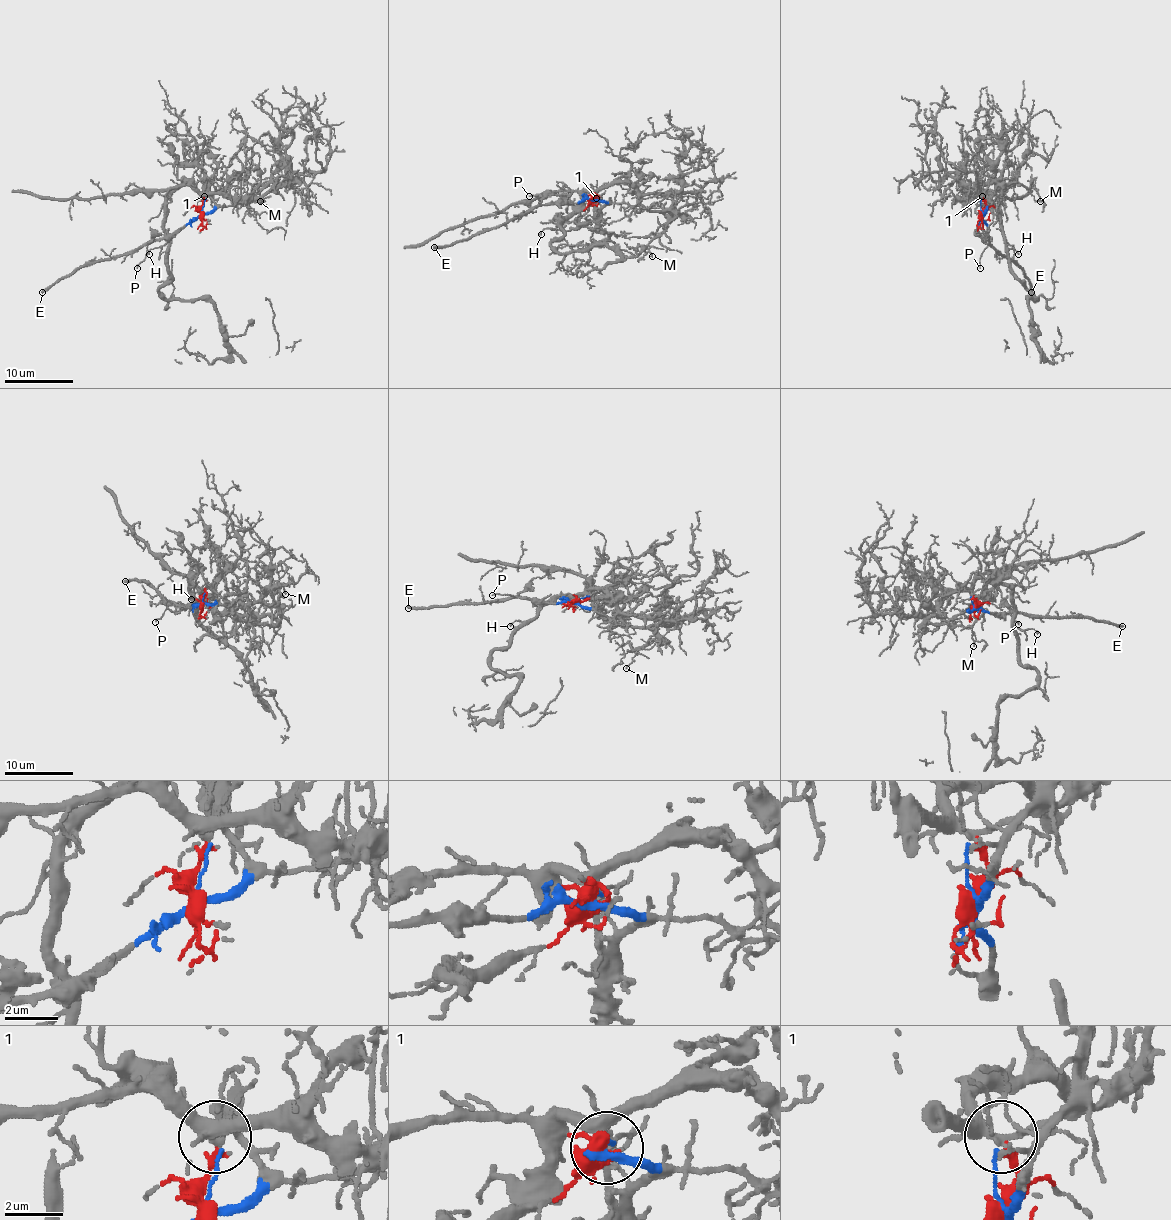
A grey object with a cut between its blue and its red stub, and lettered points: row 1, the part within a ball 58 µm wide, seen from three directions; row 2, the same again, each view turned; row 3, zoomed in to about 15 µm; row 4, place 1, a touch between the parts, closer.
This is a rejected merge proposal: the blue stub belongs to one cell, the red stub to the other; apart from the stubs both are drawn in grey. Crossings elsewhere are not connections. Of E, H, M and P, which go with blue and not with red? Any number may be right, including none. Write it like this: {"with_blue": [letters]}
{"with_blue": ["E", "P"]}

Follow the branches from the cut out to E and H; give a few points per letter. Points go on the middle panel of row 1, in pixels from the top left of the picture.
E: (592, 199), (537, 205), (502, 224), (434, 248)
H: (592, 199), (596, 199), (590, 193), (585, 193), (575, 210), (566, 217), (556, 217), (561, 222), (540, 234)

